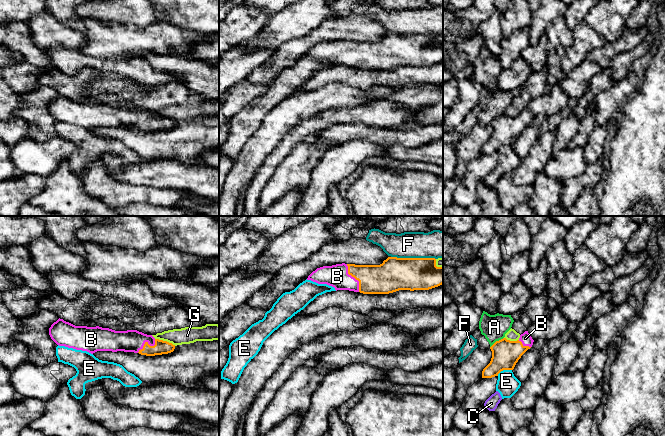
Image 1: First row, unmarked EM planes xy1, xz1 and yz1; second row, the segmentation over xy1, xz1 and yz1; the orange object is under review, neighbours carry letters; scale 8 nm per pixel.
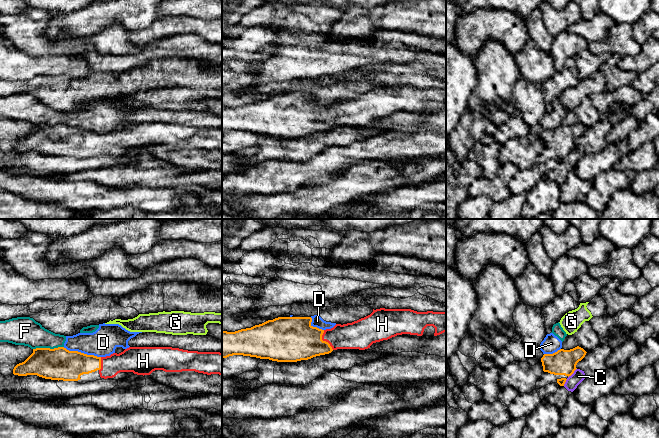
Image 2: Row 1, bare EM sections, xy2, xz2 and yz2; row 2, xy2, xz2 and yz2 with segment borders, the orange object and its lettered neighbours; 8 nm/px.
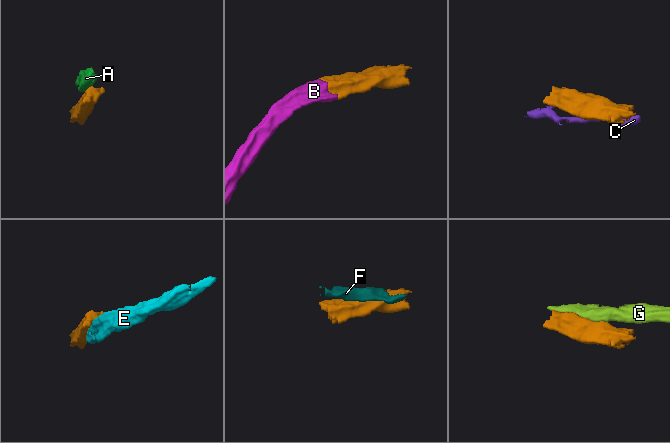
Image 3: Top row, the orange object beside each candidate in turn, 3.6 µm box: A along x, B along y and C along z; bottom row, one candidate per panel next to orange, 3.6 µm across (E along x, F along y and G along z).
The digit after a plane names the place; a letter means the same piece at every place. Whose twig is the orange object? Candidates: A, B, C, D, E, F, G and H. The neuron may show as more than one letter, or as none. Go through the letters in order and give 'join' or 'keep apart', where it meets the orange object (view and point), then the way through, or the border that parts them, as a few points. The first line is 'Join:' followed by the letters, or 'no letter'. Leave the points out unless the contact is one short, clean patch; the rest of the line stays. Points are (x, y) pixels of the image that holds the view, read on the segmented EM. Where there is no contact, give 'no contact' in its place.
Join: B, H
A: keep apart; contact yz1 (496, 341); border yz1 (503, 337), (490, 347)
B: join; contact xz1 (354, 277); way xz1 (385, 278), (354, 277), (337, 276)
C: keep apart; contact yz2 (572, 373)
D: keep apart; contact xy2 (82, 353); border xy2 (63, 347), (100, 357)
E: keep apart; contact yz1 (504, 369)
F: keep apart; contact xz1 (413, 258)
G: keep apart; contact xy1 (165, 341)
H: join; contact xz2 (324, 341); way xz2 (293, 339), (324, 341), (340, 336), (354, 335)

